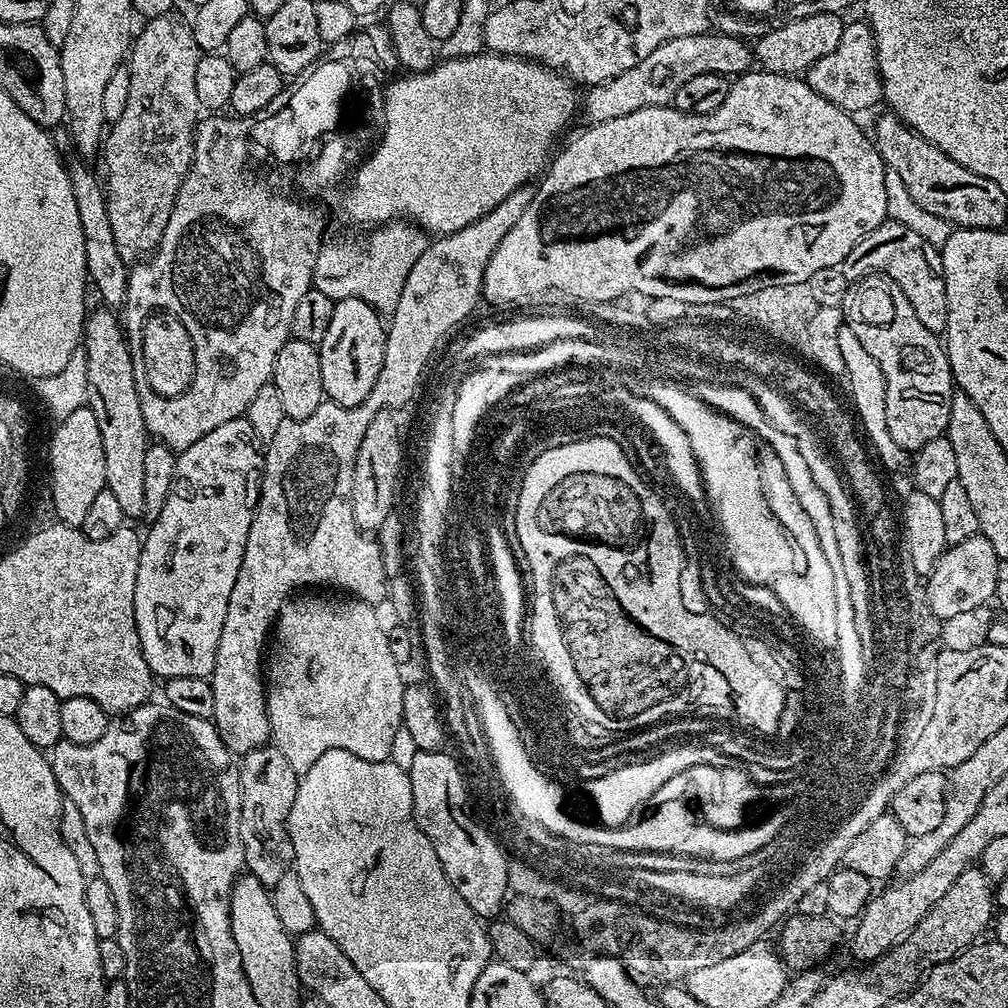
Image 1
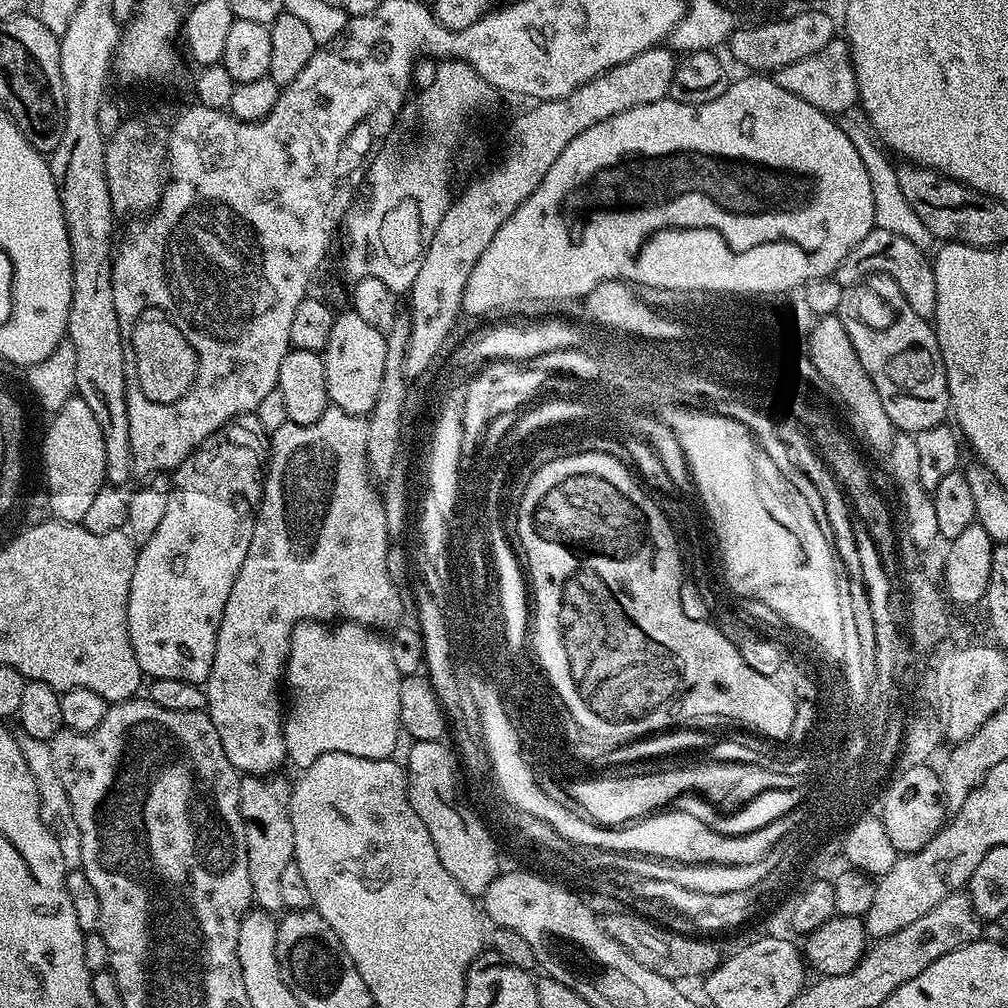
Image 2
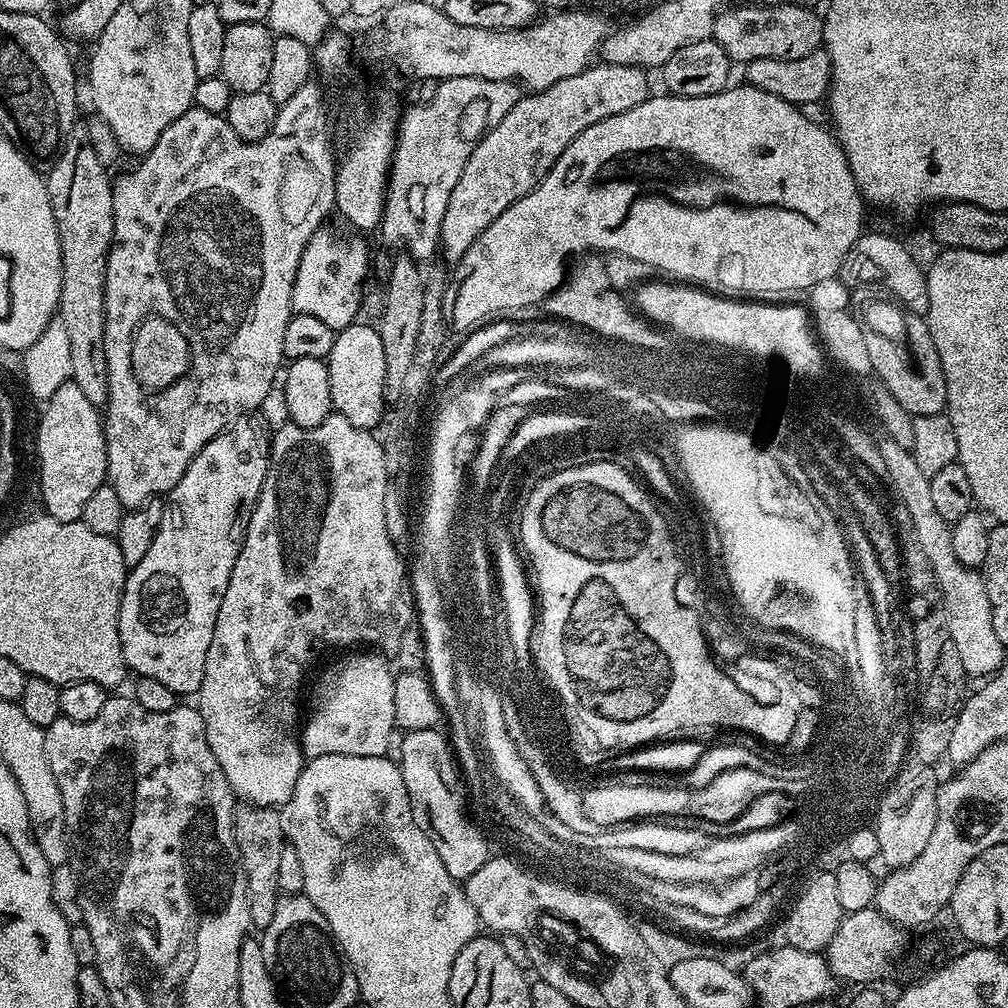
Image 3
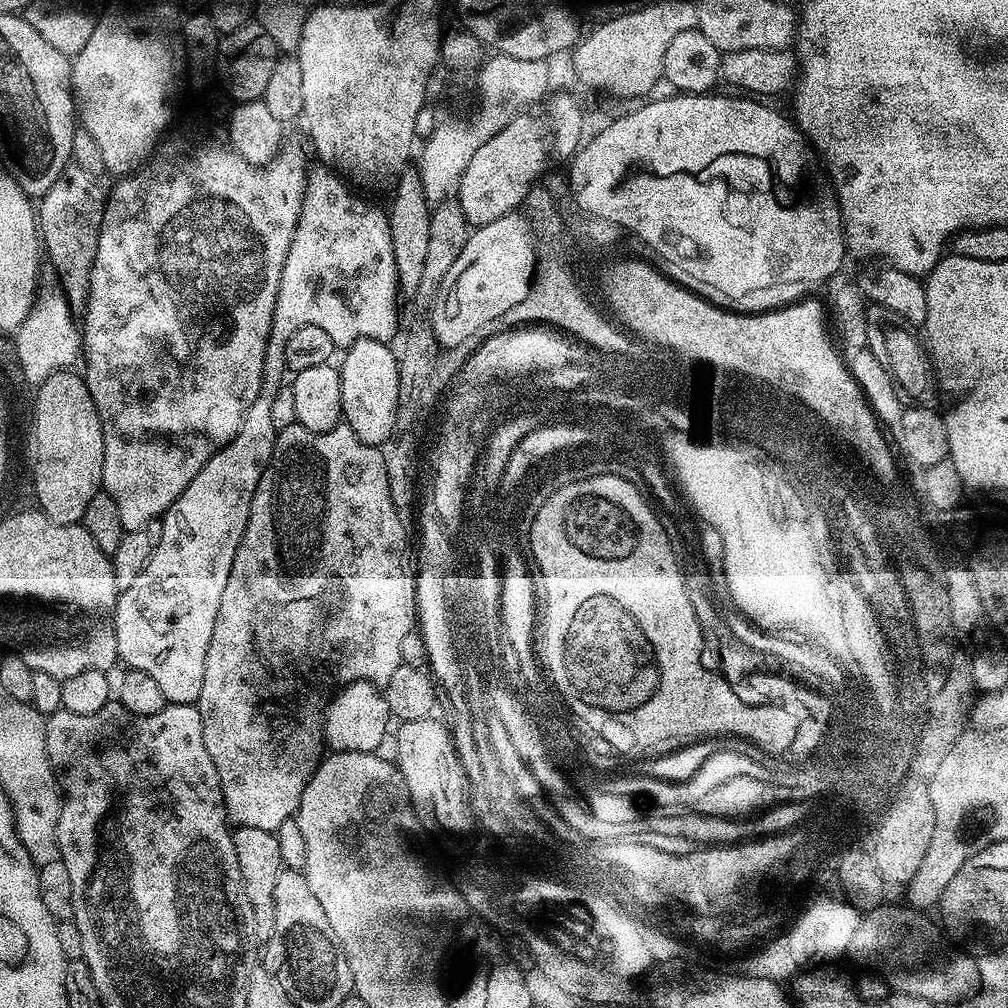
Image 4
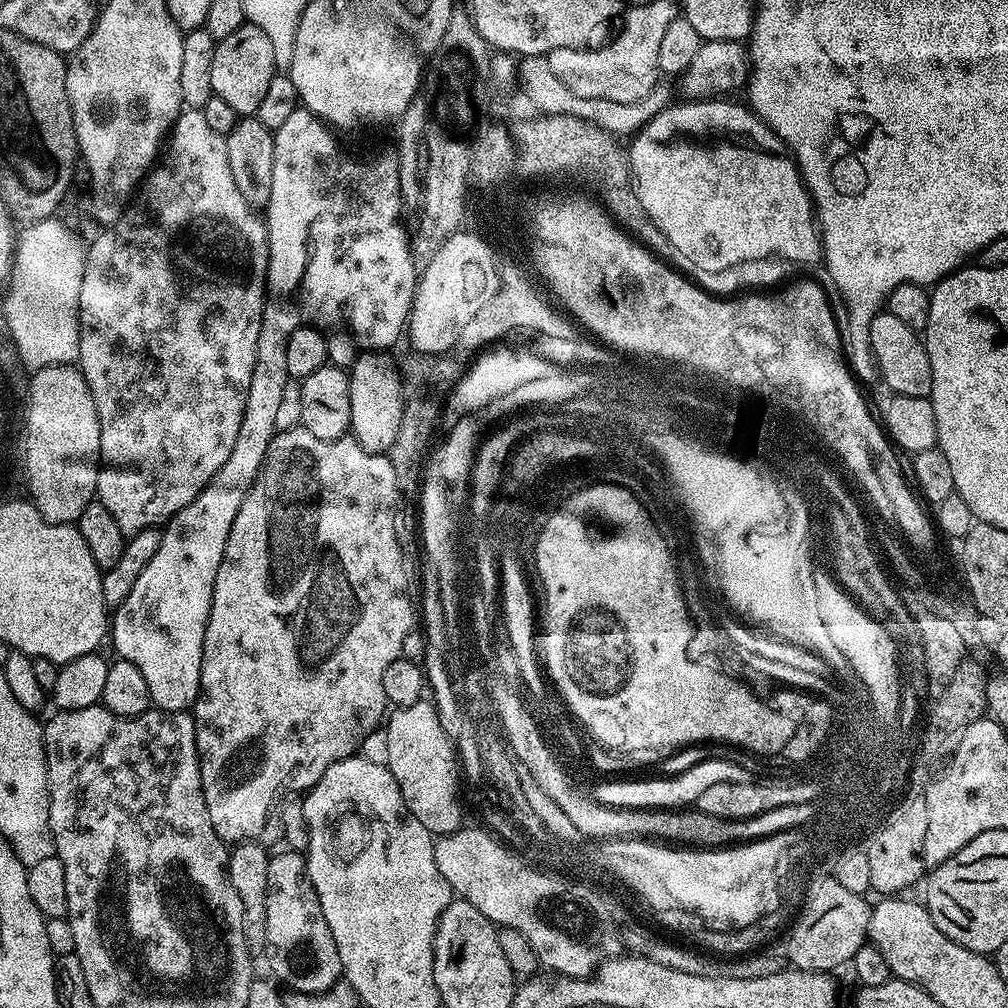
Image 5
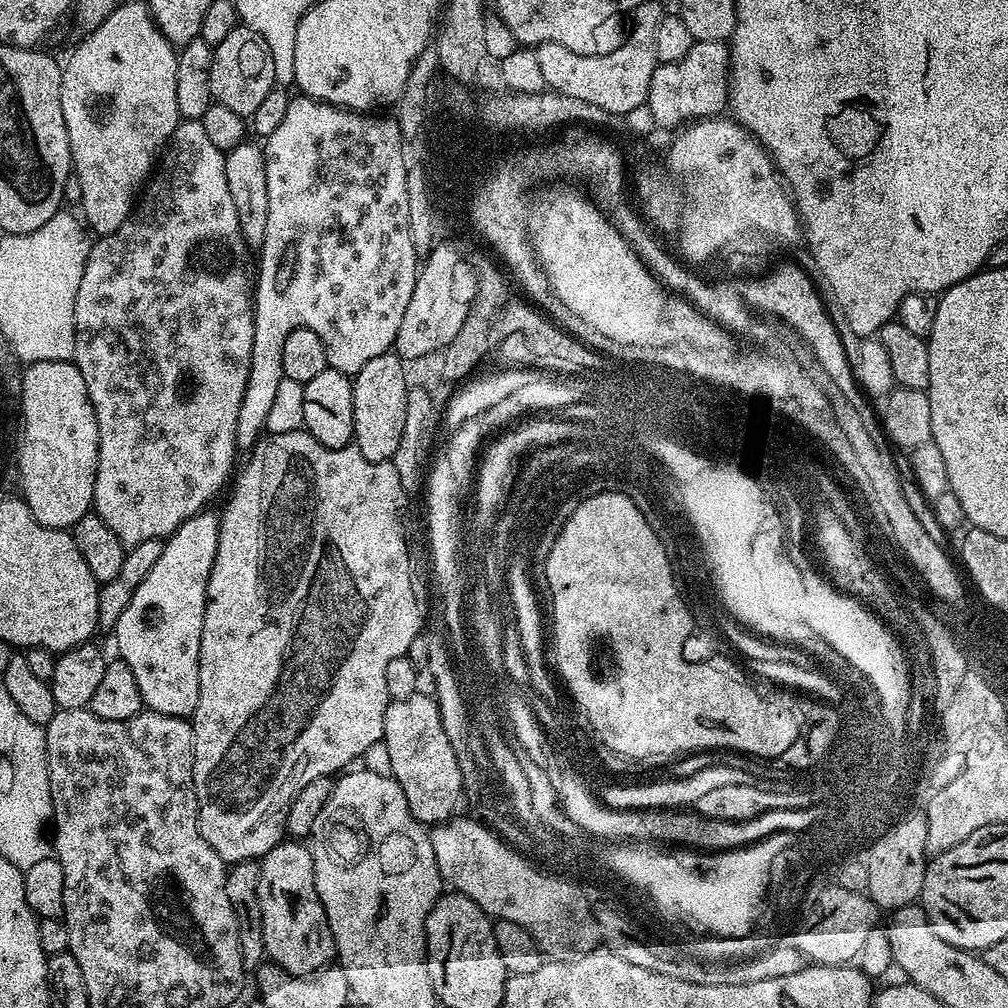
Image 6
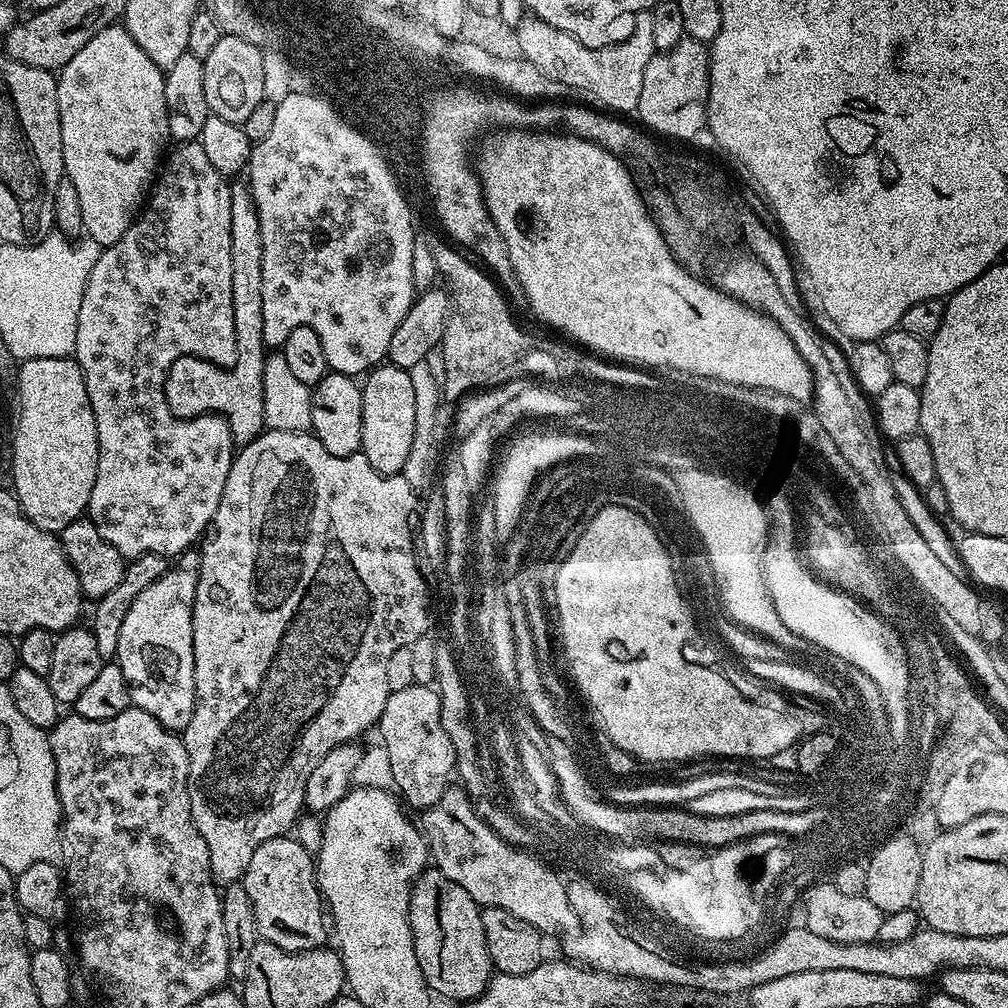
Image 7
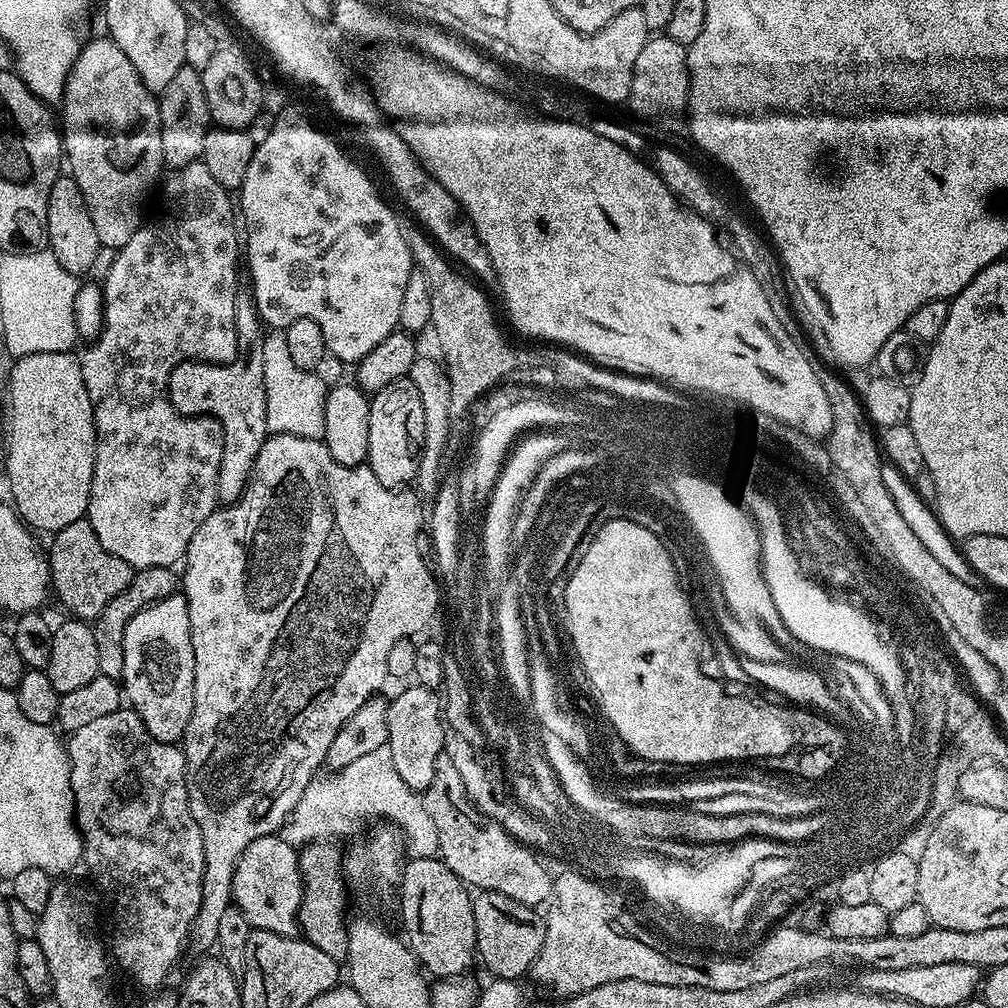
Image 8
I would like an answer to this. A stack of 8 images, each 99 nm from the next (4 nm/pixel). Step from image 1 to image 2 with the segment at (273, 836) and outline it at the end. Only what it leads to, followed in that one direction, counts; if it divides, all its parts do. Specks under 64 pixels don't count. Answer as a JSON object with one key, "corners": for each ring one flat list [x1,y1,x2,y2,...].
{"corners":[[241,775,238,806,244,823,246,862,250,870,250,886,255,907,261,912,279,913,282,902,281,879,286,866,294,863,294,826,290,822,288,802,293,785,283,780,283,775]]}

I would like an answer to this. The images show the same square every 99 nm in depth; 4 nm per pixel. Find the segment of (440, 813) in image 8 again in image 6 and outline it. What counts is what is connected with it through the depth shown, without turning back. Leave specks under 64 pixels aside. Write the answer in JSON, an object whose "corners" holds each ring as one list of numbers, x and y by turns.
{"corners":[[453,818,445,820,443,824,435,825,431,829,434,858,438,862,441,877,447,883,449,880,452,883,449,885,455,891,461,892,466,898,473,900,490,918,514,922,525,928,545,953,568,954,573,950,583,949,585,947,584,932,594,928,594,924,591,919,584,920,586,903,583,895,576,894,576,897,572,897,573,881,561,878,556,874,549,874,536,866,532,870,525,867,521,860,516,859,515,849,508,847,504,841,497,843,496,840,493,840,493,836,488,836,488,830,484,832,486,827,487,824,476,818,474,820]]}

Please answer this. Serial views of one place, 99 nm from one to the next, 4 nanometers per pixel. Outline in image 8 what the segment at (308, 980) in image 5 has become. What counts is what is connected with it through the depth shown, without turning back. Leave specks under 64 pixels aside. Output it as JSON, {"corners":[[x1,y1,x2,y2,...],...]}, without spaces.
{"corners":[[279,834,263,836,238,858,232,883,232,904,246,914,253,929,270,930,274,934,296,936,300,926,300,903,304,883,300,877,300,858,297,849]]}

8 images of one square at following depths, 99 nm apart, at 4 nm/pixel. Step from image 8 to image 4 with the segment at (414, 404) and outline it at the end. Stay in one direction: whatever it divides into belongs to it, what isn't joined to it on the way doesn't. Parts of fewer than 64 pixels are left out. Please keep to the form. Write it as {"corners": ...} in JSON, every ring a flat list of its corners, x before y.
{"corners":[[359,340,343,353,344,361,339,361,342,382,343,423,350,426,354,434,367,444,385,444,395,430,398,410,398,386,400,367,396,353,383,340]]}

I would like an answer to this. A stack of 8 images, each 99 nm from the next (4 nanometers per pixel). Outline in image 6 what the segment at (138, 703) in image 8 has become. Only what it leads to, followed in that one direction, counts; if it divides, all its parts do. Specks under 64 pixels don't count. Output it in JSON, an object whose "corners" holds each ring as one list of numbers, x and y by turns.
{"corners":[[212,510,199,512,197,516,192,516,186,522,182,522,182,526,178,526,178,530,164,540,164,549,162,550,162,558,158,558,158,562,154,562,154,570,150,570,150,574,146,574,146,578,142,581,142,586,138,586,134,590,134,594,130,598,130,606,126,606,126,610,122,610,122,614,118,618,114,635,116,635,116,648,119,659,126,662,126,666,130,666,130,671,134,673,134,679,138,681,138,690,144,699,144,708,149,712,157,712,158,714,166,714,167,716,191,717,193,710,198,706,198,694,200,693,200,683,198,682,198,670,200,669,200,639,202,638,202,622,206,614,206,590,208,589,208,579,212,573,214,564,214,554,218,550,218,534,220,533,219,515]]}

